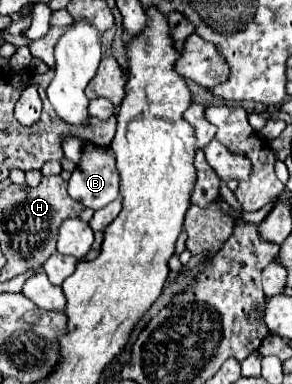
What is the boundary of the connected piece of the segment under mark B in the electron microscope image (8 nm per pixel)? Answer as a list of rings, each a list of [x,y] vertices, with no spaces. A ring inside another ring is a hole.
[[[91,145],[83,149],[83,159],[69,179],[69,195],[89,209],[105,207],[119,195],[119,171],[115,167],[115,159],[107,153],[107,147]]]

